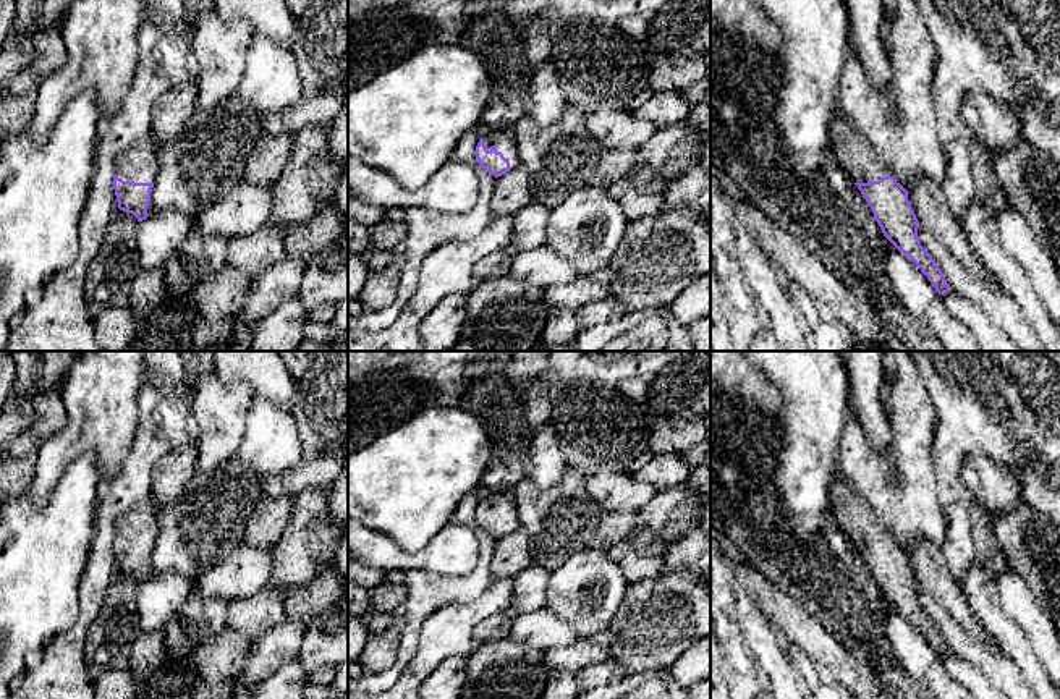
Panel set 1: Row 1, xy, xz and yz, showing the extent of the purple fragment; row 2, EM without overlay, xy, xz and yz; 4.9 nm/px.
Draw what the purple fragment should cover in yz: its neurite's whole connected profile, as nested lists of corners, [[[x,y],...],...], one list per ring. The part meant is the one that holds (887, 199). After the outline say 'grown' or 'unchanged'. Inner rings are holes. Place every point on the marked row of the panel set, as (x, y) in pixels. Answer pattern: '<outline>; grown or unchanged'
[[[843,108],[832,120],[835,163],[858,186],[884,236],[927,277],[939,294],[950,286],[932,256],[921,246],[919,222],[908,191],[892,176],[871,142],[859,134]]]; grown

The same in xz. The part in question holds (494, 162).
[[[484,131],[474,154],[479,167],[495,178],[518,167],[516,142],[510,131]]]; grown

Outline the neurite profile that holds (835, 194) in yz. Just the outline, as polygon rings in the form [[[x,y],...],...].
[[[832,163],[820,181],[795,186],[806,212],[798,239],[854,293],[900,304],[884,273],[884,233],[854,181]]]

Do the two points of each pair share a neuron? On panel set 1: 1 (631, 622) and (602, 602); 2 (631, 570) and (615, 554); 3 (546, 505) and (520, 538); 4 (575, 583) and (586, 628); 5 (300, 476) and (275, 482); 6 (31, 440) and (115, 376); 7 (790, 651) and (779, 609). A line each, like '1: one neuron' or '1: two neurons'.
1: two neurons
2: one neuron
3: two neurons
4: one neuron
5: one neuron
6: two neurons
7: two neurons

